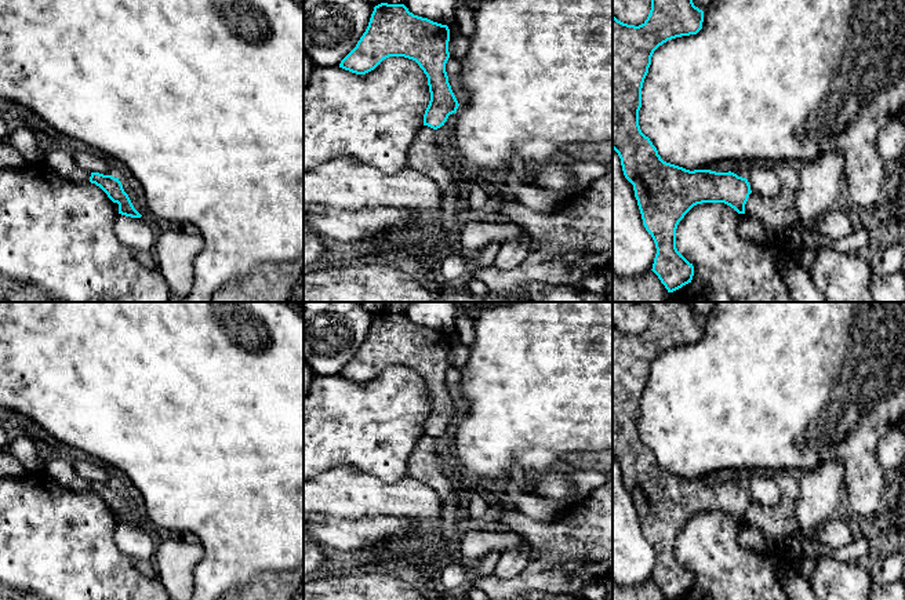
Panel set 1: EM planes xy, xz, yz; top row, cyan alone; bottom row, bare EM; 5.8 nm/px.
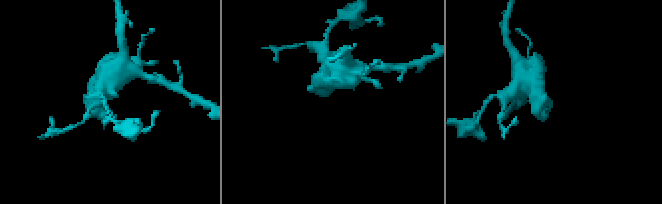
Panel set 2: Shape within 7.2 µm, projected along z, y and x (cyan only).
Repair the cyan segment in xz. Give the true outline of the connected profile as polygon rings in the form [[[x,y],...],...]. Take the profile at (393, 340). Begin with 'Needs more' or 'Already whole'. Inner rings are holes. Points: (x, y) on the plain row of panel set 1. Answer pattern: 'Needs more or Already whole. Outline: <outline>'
Already whole. Outline: [[[381,312],[374,316],[366,341],[339,377],[366,383],[389,366],[415,370],[428,386],[430,401],[424,434],[437,439],[459,415],[446,381],[448,350],[447,334],[414,324],[404,313]]]

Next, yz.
Already whole. Outline: [[[643,302],[651,308],[651,319],[647,328],[639,334],[628,334],[618,330],[613,323],[613,458],[621,468],[625,487],[633,494],[635,506],[642,523],[643,534],[651,543],[657,563],[653,572],[653,581],[658,585],[668,600],[676,600],[691,592],[694,575],[676,557],[676,538],[684,524],[697,513],[724,512],[738,523],[745,523],[745,513],[752,502],[746,487],[737,483],[716,481],[710,479],[686,479],[683,476],[666,472],[658,463],[657,457],[646,446],[639,434],[639,419],[642,417],[642,397],[651,374],[654,360],[668,349],[697,343],[702,338],[704,320],[694,314],[690,302]]]

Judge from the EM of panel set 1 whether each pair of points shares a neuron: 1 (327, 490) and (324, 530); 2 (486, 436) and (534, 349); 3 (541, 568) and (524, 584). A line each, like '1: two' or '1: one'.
1: two
2: one
3: one

